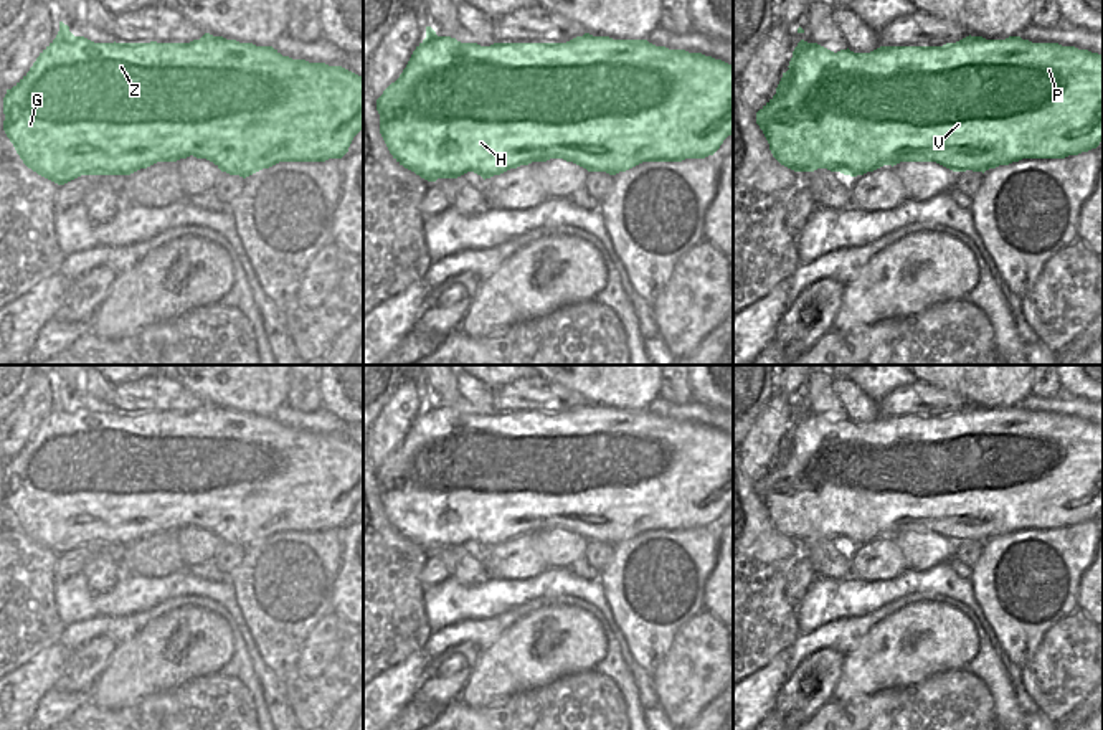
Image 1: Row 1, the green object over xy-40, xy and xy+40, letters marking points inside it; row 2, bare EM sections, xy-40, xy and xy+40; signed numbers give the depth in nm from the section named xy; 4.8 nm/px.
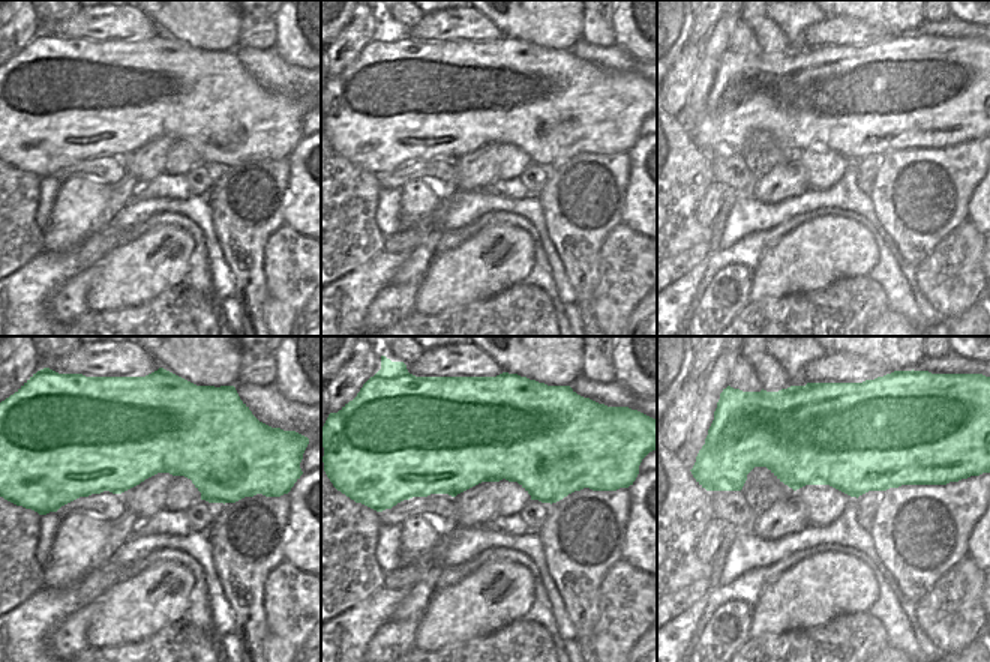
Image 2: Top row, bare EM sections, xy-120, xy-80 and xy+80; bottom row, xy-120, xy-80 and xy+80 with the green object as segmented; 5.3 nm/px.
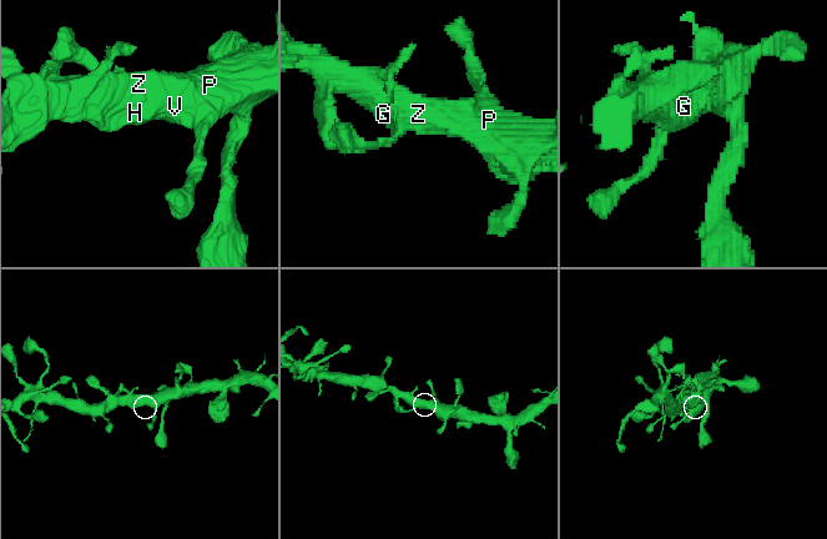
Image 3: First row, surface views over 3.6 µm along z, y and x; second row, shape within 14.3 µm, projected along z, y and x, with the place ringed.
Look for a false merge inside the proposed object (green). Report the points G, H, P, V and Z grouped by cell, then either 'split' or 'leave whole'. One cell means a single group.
G H P V Z | leave whole

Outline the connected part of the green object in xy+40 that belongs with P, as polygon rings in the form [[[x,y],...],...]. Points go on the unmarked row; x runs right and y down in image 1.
[[[966,406],[943,416],[880,416],[870,423],[854,423],[849,418],[837,423],[801,410],[793,421],[789,439],[776,457],[776,464],[756,482],[756,494],[763,500],[773,527],[794,542],[814,542],[827,538],[857,547],[883,535],[900,532],[936,532],[953,542],[986,542],[999,535],[1009,535],[1022,529],[1065,529],[1096,519],[1103,512],[1103,426],[1075,416],[1058,413],[1032,413],[1020,406],[1006,410],[986,410]]]

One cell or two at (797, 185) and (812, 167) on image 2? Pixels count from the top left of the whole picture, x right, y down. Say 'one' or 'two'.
two

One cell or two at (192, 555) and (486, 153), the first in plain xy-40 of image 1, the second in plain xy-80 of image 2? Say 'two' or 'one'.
two

